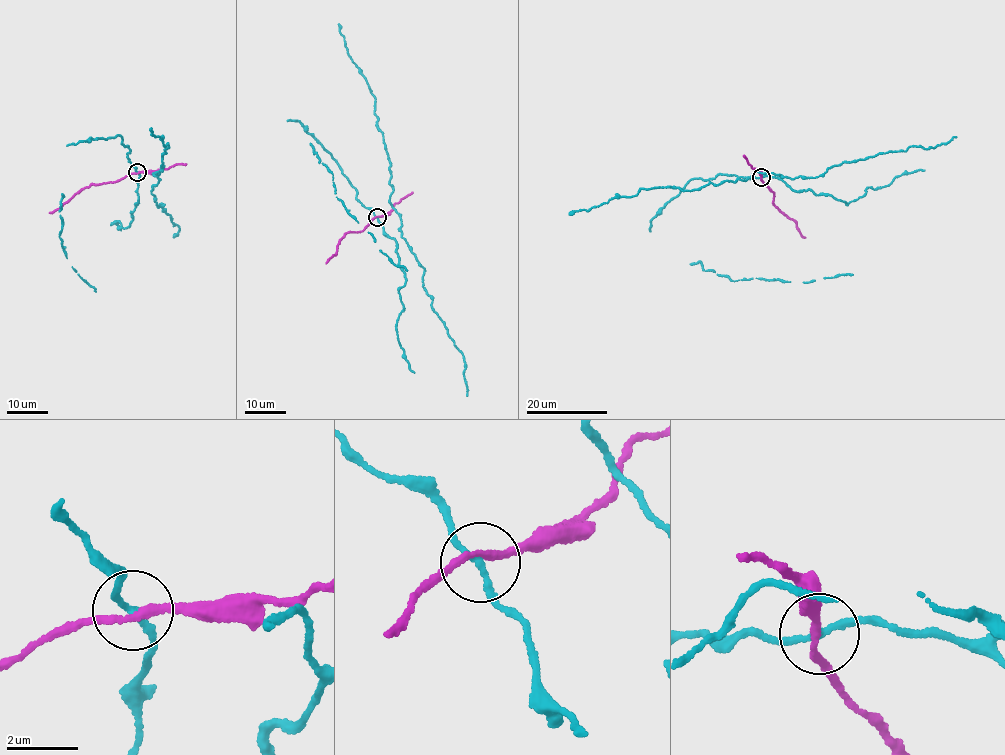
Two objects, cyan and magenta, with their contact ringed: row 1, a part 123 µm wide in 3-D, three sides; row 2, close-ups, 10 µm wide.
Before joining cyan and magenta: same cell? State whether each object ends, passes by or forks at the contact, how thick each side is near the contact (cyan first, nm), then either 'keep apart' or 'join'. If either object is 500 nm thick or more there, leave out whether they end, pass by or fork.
cyan passes by | magenta passes by | 160/200 nm | keep apart

